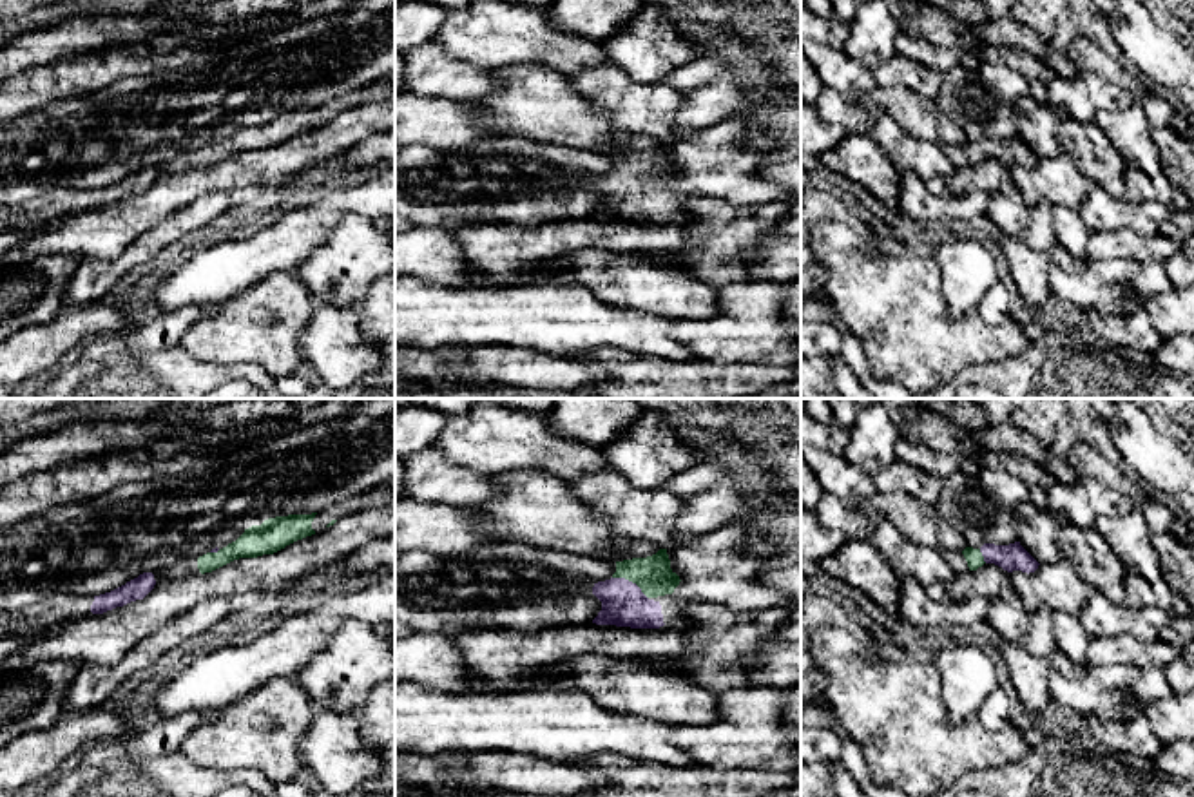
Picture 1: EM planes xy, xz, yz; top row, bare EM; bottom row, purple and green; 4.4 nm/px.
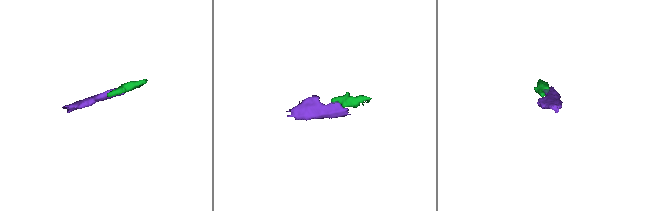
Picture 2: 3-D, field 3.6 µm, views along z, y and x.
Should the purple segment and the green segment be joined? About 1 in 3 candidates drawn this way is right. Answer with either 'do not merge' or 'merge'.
merge

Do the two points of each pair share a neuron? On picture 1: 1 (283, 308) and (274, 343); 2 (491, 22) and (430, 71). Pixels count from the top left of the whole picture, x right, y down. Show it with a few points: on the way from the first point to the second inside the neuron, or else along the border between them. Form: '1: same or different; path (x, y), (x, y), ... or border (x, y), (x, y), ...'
1: same; path (285, 317), (285, 323), (274, 334)
2: different; border (432, 40), (452, 57), (490, 69)

